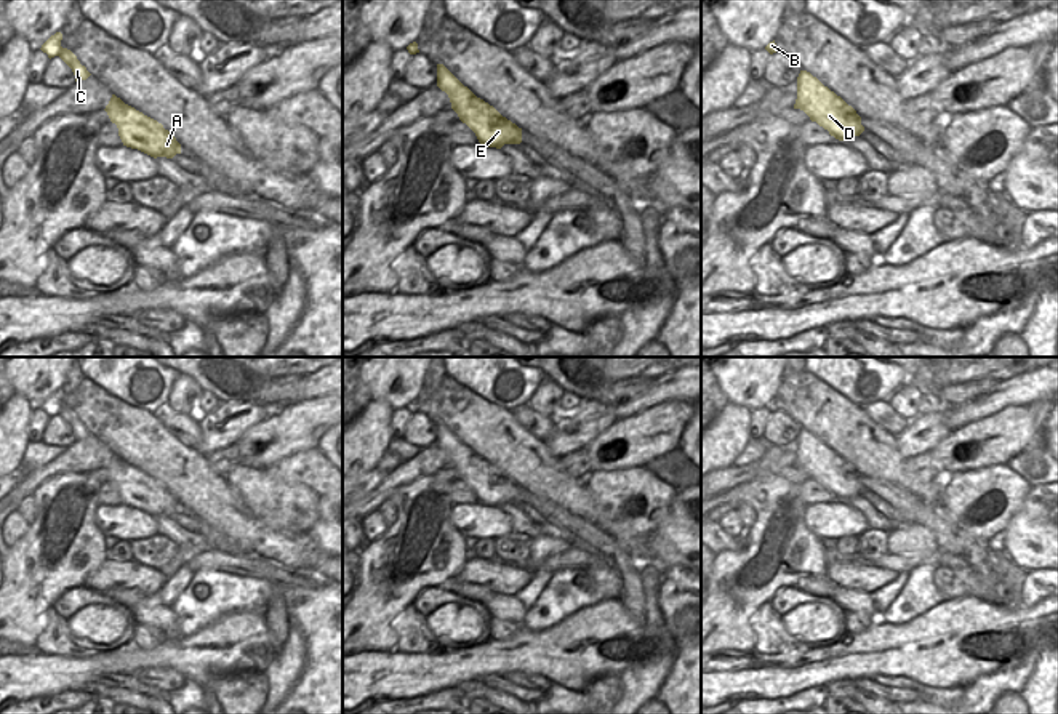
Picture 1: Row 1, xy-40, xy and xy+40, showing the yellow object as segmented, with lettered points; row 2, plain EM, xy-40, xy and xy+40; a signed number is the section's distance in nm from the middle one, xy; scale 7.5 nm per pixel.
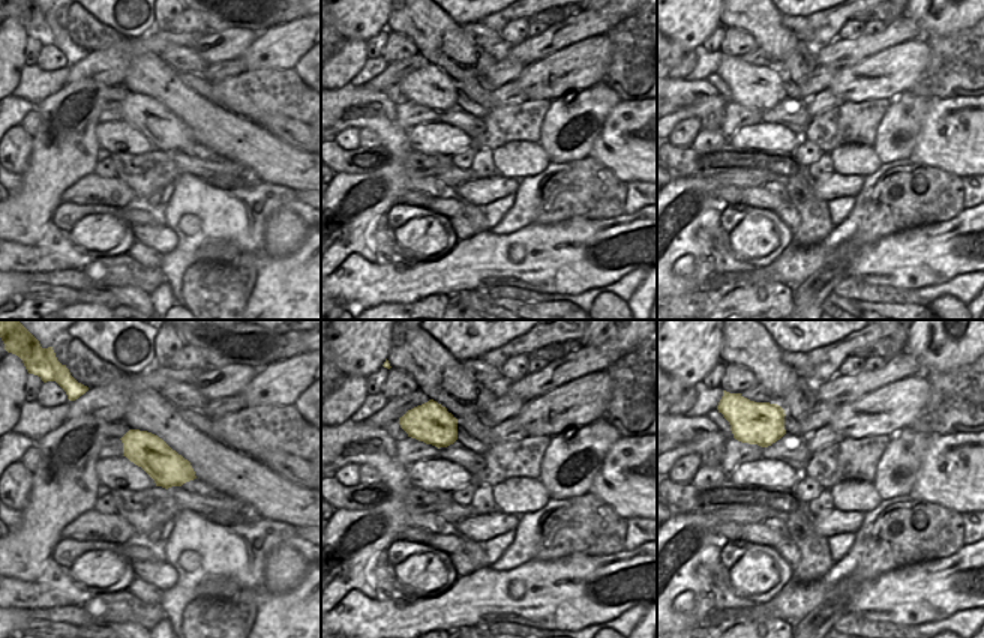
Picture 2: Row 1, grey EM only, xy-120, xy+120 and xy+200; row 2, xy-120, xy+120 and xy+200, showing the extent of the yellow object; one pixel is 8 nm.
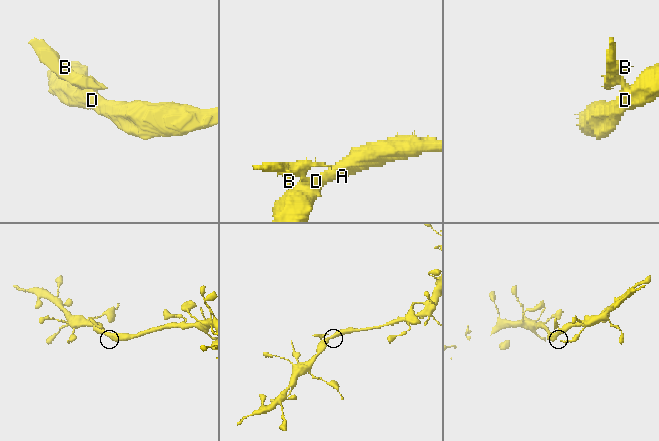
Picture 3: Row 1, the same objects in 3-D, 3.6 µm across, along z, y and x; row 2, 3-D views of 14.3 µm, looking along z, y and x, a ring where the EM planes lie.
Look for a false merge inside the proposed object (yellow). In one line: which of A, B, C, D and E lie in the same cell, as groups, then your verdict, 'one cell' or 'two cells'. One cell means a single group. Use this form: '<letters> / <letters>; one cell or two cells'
A B C D E; one cell

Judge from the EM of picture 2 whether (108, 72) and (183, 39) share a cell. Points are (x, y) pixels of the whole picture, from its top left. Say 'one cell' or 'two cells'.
one cell

